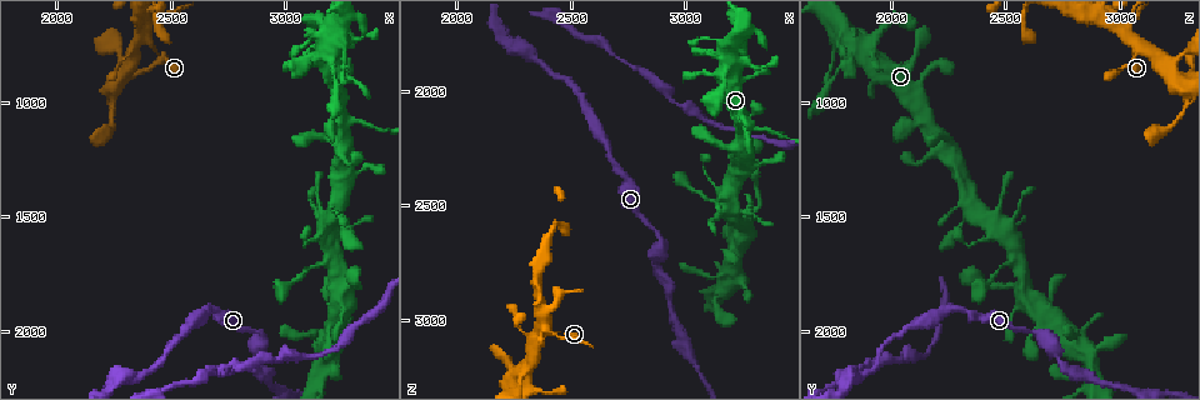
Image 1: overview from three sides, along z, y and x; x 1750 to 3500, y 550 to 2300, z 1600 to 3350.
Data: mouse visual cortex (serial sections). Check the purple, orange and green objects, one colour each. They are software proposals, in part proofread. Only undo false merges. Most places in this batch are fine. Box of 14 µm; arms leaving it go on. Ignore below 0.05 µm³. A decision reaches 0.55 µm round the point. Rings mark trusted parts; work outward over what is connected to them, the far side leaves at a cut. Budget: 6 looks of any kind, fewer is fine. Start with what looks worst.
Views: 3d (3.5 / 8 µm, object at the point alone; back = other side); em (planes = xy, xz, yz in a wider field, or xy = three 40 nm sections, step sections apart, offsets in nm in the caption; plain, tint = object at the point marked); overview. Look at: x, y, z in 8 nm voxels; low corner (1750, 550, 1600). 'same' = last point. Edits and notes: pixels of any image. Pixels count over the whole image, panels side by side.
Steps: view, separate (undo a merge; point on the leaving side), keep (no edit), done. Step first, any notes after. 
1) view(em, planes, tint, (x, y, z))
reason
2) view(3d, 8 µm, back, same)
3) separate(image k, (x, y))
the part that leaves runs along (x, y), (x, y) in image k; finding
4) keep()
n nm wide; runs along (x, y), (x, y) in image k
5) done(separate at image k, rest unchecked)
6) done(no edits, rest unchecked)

view(em, xy, step 2, tint, (2380, 710, 3050))
three arms meet

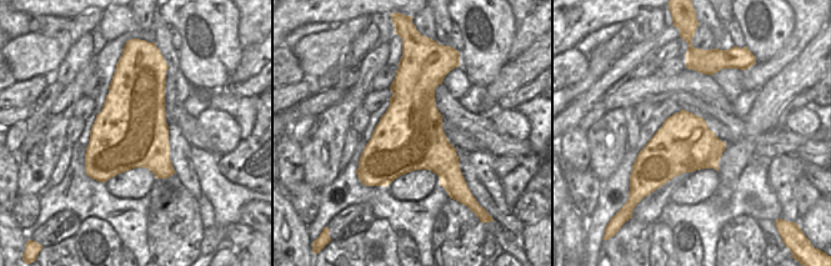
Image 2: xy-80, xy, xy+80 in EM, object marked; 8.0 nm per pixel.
view(3d, 3.5 µm, same)
wider look

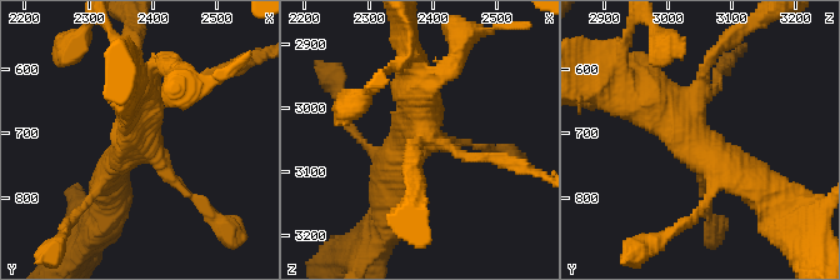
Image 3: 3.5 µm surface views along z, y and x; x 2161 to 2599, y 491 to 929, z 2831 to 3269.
keep()
550 nm wide; runs along (479, 148), (421, 135), (390, 195) in image 3; continuous, no second cell

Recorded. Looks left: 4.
view(3d, 3.5 µm, (3170, 770, 1830))
abrupt turn

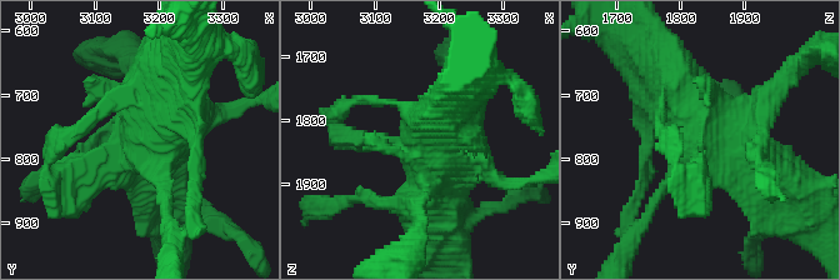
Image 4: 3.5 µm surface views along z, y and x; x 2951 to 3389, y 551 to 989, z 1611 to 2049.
view(em, xy, step 2, tint, (3170, 785, 1835))

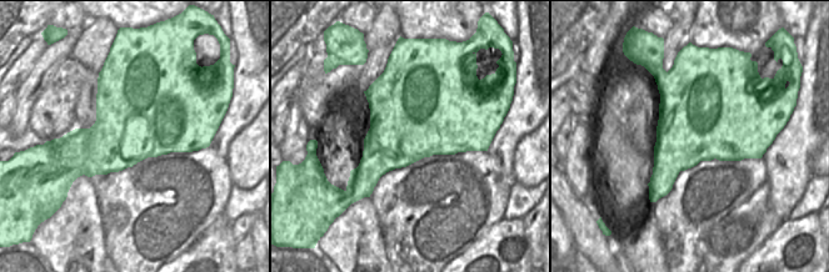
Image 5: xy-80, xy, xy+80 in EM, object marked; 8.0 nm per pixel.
keep()
runs along (781, 181), (698, 131), (666, 74) in image 4; one cell here

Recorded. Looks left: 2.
view(3d, 3.5 µm, (3240, 1060, 2150))
abrupt turn

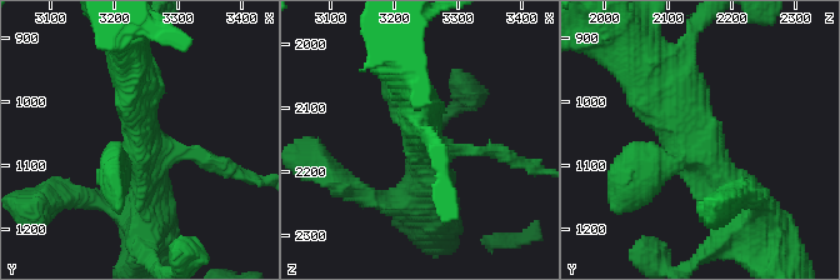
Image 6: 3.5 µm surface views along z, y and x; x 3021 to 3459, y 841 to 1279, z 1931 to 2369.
view(em, planes, tint, (3240, 1060, 2145))

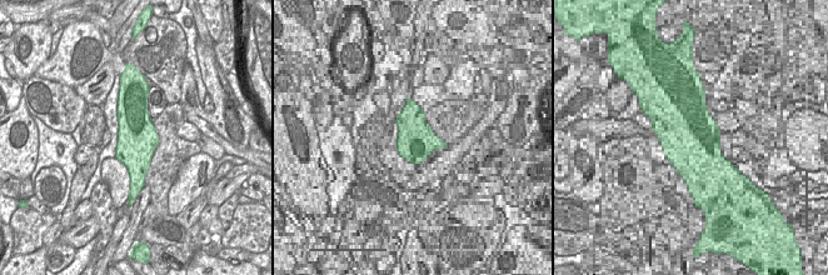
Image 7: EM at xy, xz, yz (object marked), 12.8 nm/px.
keep()
500 nm wide; runs along (656, 69), (749, 210) in image 6; continuous, no second cell

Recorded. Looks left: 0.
done(no edits, rest unchecked)

